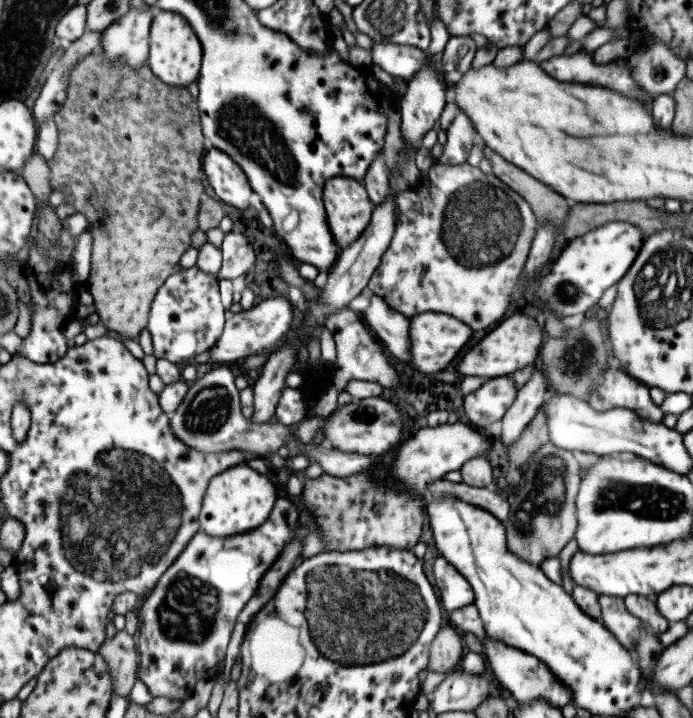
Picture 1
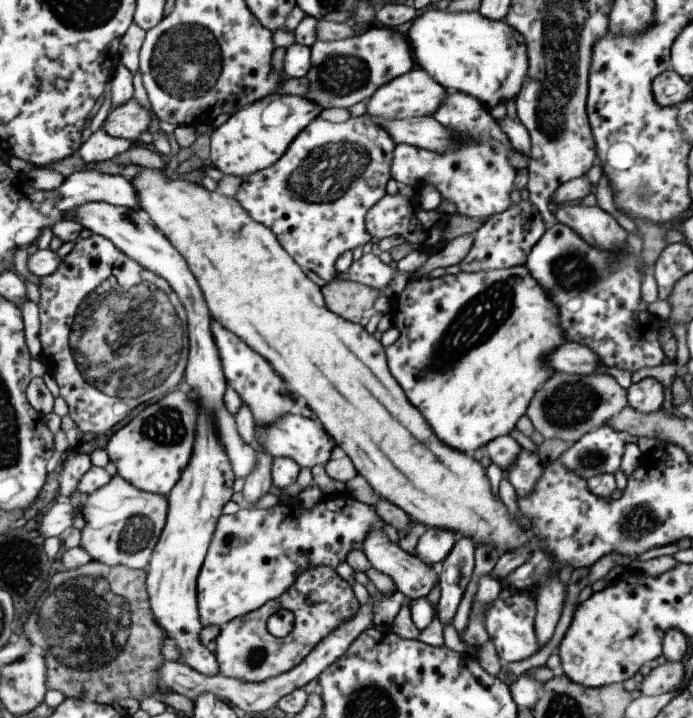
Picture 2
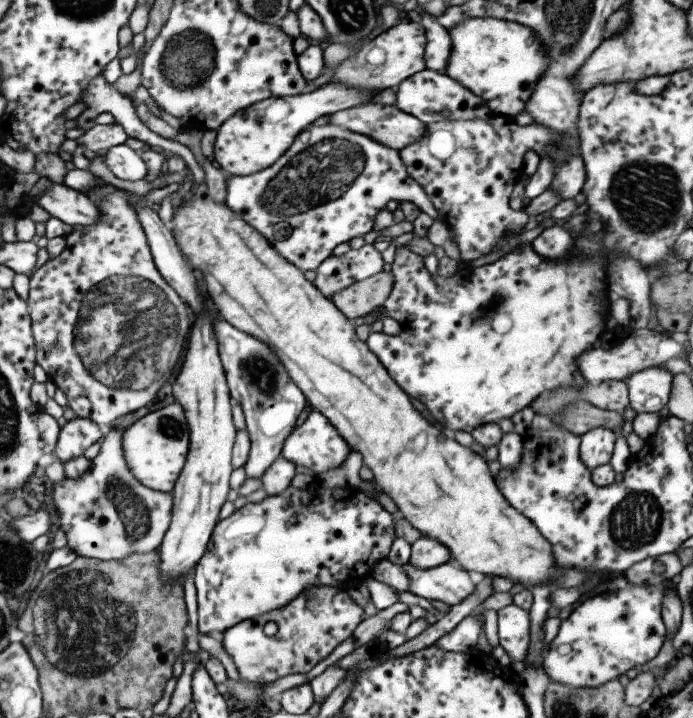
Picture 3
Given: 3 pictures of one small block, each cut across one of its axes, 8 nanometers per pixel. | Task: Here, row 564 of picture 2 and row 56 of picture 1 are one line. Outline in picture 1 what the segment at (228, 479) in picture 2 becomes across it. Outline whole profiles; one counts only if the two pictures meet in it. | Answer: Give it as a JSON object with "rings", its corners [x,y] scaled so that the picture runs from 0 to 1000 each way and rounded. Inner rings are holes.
{"rings":[[[228,14],[215,38],[214,75],[209,86],[216,100],[244,120],[268,123],[287,106],[290,61],[273,33],[258,19]]]}

